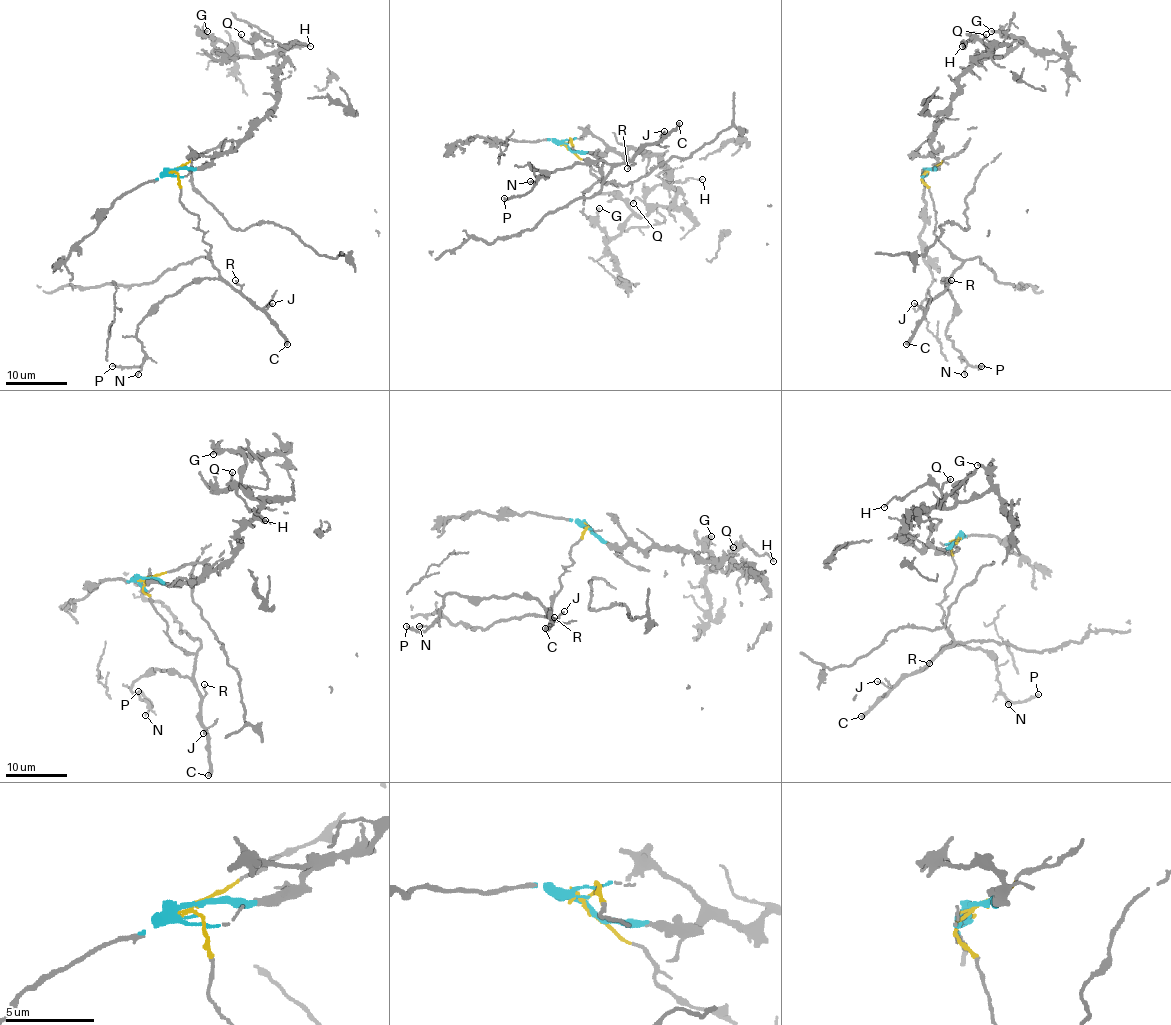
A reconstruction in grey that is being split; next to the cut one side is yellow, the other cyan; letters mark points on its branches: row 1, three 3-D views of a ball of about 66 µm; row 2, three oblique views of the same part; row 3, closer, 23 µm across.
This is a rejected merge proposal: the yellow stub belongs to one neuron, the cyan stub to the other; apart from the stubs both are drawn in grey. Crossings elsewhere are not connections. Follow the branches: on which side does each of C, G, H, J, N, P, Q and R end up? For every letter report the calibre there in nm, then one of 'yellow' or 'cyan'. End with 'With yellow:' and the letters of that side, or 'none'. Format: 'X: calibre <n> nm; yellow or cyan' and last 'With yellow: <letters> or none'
C: calibre 400 nm; yellow
G: calibre 280 nm; cyan
H: calibre 110 nm; cyan
J: calibre 110 nm; yellow
N: calibre 140 nm; yellow
P: calibre 200 nm; yellow
Q: calibre 140 nm; cyan
R: calibre 110 nm; yellow
With yellow: C, J, N, P, R

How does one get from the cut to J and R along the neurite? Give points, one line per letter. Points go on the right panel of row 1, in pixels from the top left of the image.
J: (929, 170), (922, 182), (933, 203), (935, 236), (962, 265), (927, 307), (913, 303)
R: (929, 170), (922, 176), (922, 182), (933, 203), (935, 236), (962, 265), (950, 277), (945, 291), (952, 280)

